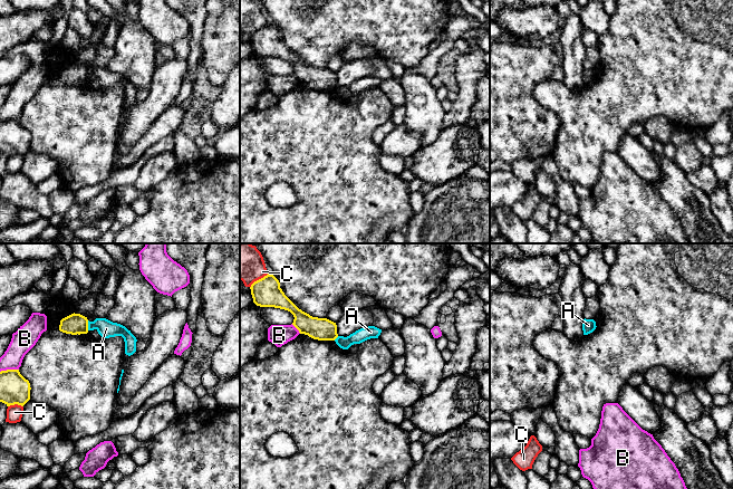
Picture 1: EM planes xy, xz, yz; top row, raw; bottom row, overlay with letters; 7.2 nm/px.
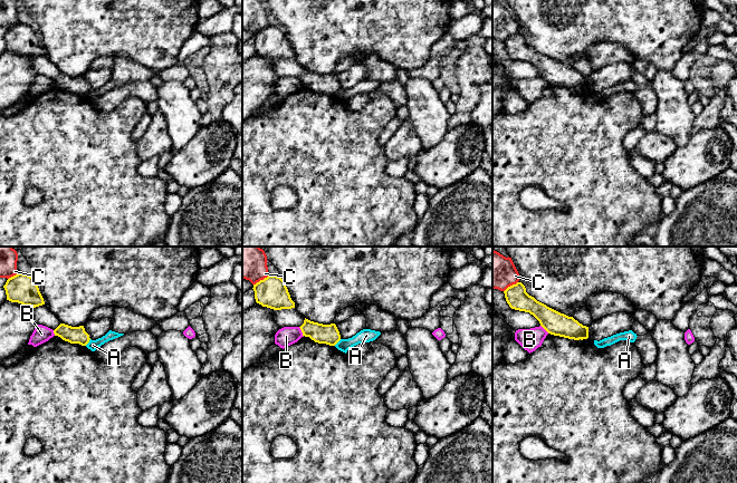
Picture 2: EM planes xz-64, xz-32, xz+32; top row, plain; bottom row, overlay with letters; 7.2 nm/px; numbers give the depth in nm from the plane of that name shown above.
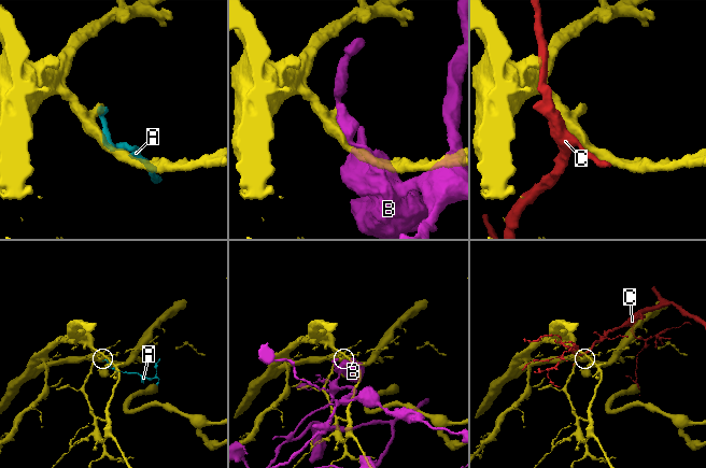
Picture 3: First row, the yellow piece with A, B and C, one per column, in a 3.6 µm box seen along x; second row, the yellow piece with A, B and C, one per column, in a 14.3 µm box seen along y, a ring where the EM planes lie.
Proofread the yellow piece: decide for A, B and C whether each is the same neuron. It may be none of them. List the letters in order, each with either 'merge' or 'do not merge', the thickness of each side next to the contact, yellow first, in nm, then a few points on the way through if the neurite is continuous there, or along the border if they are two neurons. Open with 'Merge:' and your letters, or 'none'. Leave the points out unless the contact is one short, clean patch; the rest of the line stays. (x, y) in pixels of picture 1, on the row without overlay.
Merge: none
A: do not merge; 150 nm thick on the yellow side, 130 nm on the other; border along xy (87, 70), (88, 79)
B: do not merge; 220 nm thick on the yellow side, 170 nm on the other
C: do not merge; 200 nm thick on the yellow side, 220 nm on the other

